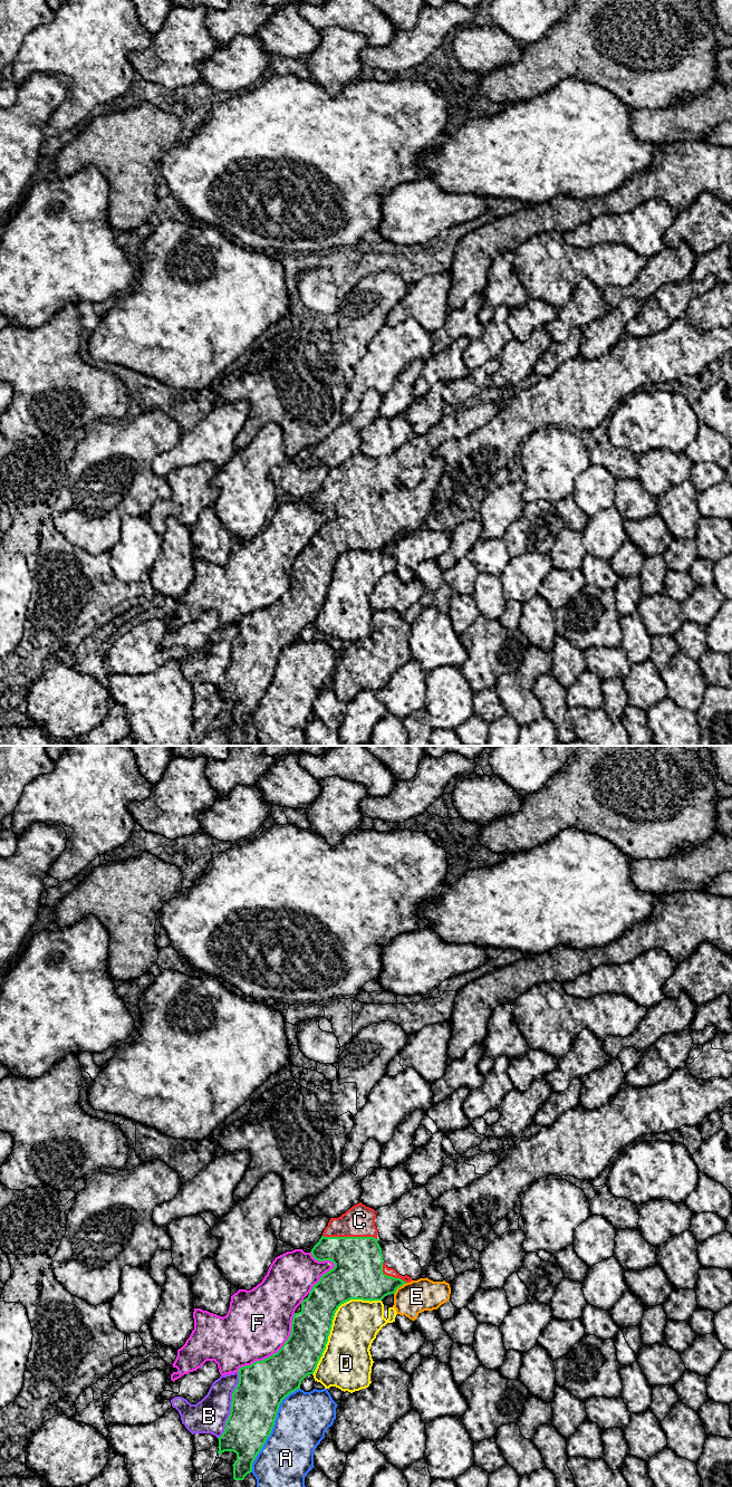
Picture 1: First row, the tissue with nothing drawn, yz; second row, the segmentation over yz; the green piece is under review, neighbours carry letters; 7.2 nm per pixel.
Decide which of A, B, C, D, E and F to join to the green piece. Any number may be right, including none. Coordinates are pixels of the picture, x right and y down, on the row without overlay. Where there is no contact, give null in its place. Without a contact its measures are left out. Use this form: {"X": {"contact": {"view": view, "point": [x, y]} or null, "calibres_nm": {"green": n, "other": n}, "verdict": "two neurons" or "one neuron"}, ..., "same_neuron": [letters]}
{"A": {"contact": {"view": "yz", "point": [272, 677]}, "calibres_nm": {"green": 340, "other": 380}, "verdict": "two neurons"}, "B": {"contact": {"view": "yz", "point": [231, 654]}, "calibres_nm": {"green": 340, "other": 260}, "verdict": "two neurons"}, "C": {"contact": {"view": "yz", "point": [349, 487]}, "calibres_nm": {"green": 360, "other": 220}, "verdict": "one neuron"}, "D": {"contact": {"view": "yz", "point": [333, 568]}, "calibres_nm": {"green": 280, "other": 340}, "verdict": "two neurons"}, "E": {"contact": {"view": "yz", "point": [398, 536]}, "calibres_nm": {"green": 280, "other": 240}, "verdict": "two neurons"}, "F": {"contact": {"view": "yz", "point": [277, 602]}, "calibres_nm": {"green": 340, "other": 480}, "verdict": "two neurons"}, "same_neuron": ["C"]}

